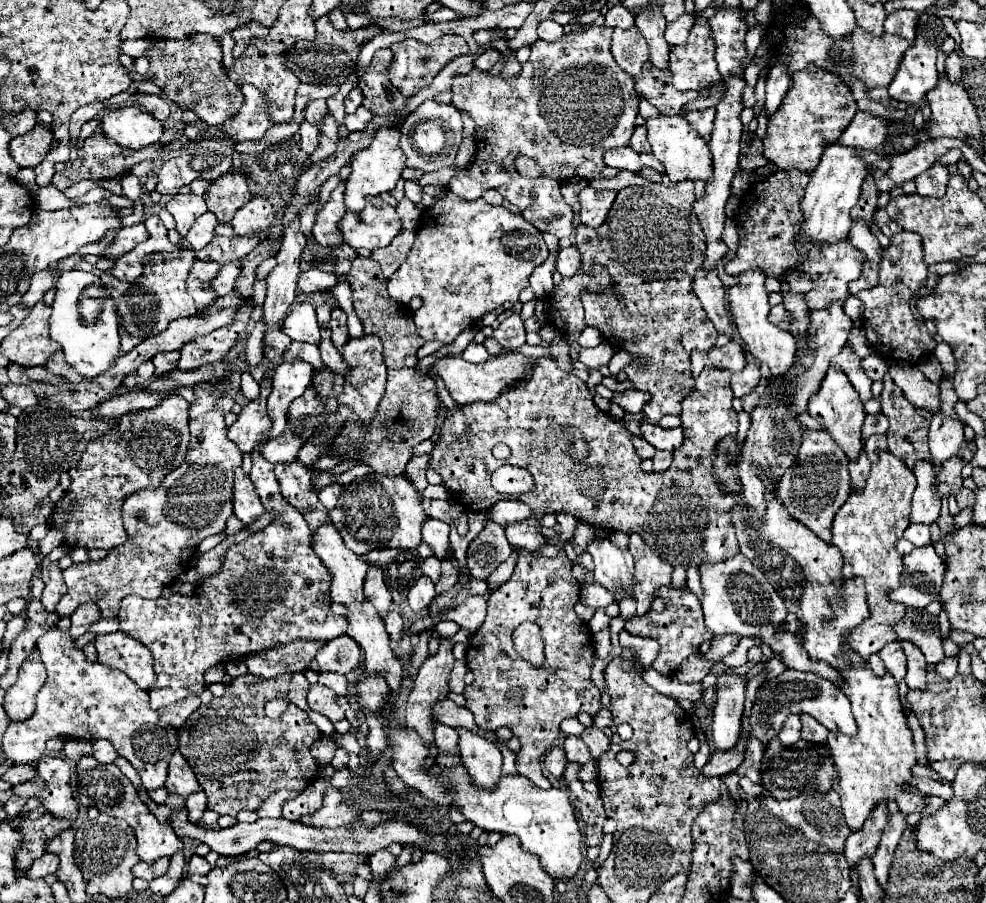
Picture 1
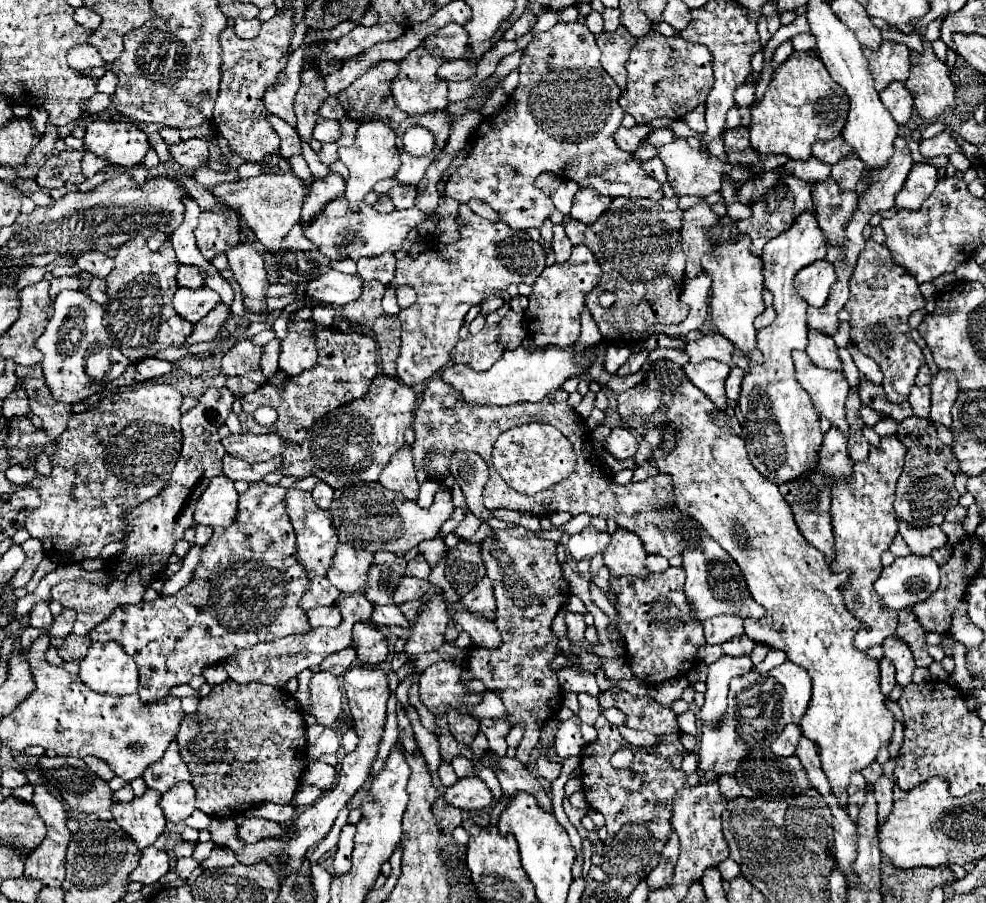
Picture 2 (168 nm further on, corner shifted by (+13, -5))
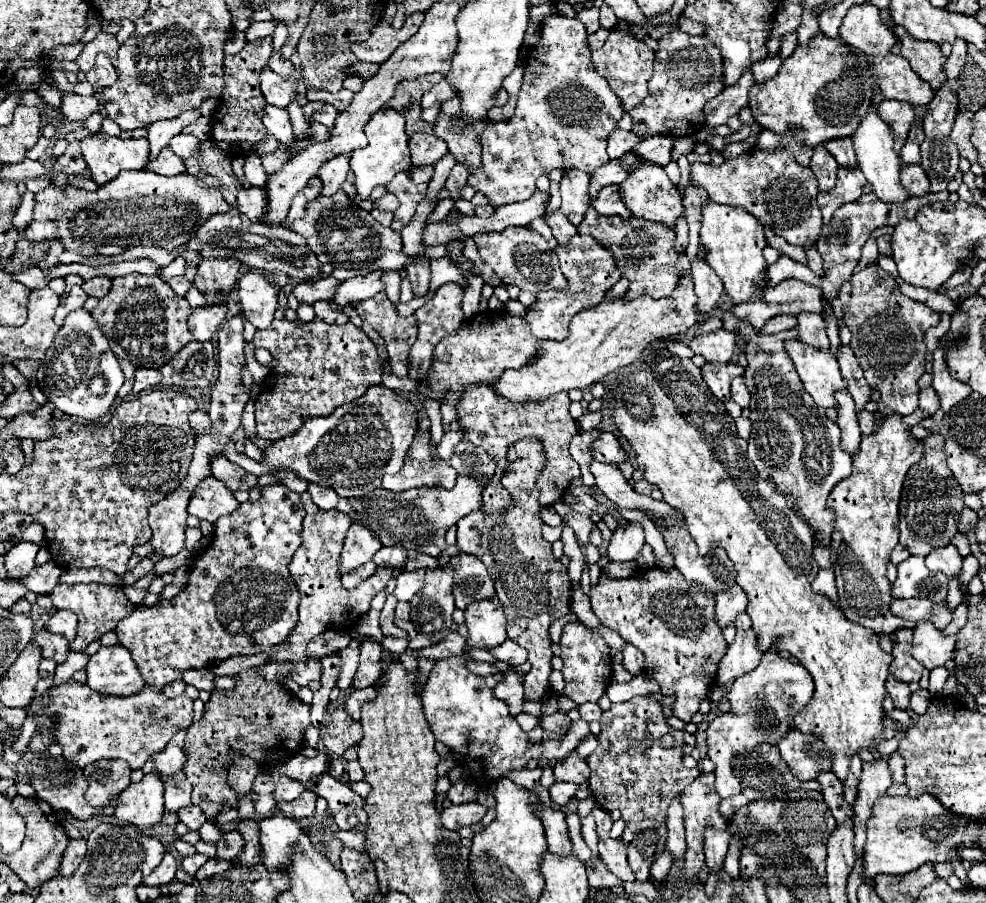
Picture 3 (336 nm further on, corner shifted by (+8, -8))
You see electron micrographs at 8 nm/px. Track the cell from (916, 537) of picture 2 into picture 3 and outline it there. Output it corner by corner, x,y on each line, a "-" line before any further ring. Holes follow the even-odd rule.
954,545
942,547
926,557
926,567
930,571
944,573
948,579
956,579
962,573
962,557

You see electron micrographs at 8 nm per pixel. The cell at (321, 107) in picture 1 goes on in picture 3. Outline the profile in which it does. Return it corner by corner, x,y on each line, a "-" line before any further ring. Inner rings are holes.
264,67
264,71
262,71
260,89
262,89
264,99
266,99
270,105
288,107
290,101
292,101
294,95
296,95
296,85
298,85
296,73
292,75
292,81
286,81
286,79
280,77
278,73
274,73
270,67

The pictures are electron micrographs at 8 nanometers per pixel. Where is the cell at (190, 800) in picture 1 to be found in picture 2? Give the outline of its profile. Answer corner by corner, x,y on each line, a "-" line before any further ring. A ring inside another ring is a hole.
175,784
171,792
161,796
159,804
165,812
165,818
173,824
179,824
195,810
195,790
191,784

